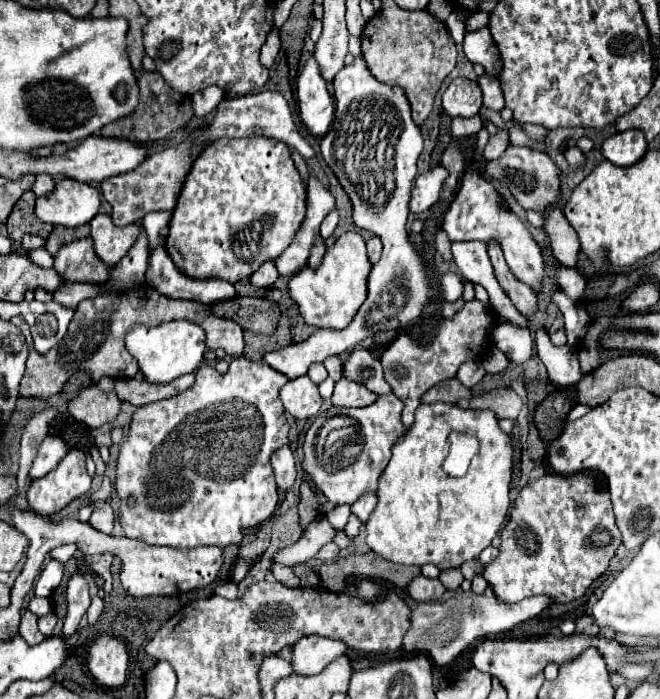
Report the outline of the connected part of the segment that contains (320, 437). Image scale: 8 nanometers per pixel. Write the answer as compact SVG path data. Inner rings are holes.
M382 395L382 397L378 397L376 399L376 403L372 403L372 405L368 405L368 407L362 407L362 409L348 409L348 407L330 407L328 411L324 411L324 413L320 413L316 419L314 419L314 423L310 425L310 429L308 429L308 433L306 433L306 441L304 441L304 461L302 461L302 469L314 479L314 483L318 485L318 489L334 503L334 505L352 505L356 499L360 499L362 495L366 495L366 493L376 493L376 483L378 483L378 477L382 475L382 471L384 471L384 467L388 465L388 461L390 461L390 449L392 449L392 445L402 437L402 435L406 435L406 427L402 425L402 403L400 403L400 399L396 397L396 395ZM334 415L346 415L350 421L344 421L344 423L350 423L350 425L344 425L344 427L334 427L334 429L330 429L330 427L326 427L326 421L330 419L330 417L334 417Z

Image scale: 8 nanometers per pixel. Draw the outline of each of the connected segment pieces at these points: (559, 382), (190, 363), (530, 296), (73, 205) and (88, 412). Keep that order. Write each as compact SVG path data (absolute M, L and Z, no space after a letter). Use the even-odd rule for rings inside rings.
M542 327L536 329L536 335L538 335L538 355L548 369L548 381L554 387L576 385L578 379L582 379L576 349L572 349L570 345L564 345L564 351L554 347Z
M170 321L162 325L134 325L126 333L126 349L138 361L138 367L148 383L170 383L186 373L194 373L202 361L206 347L204 329L192 321Z
M488 243L488 253L490 253L492 265L494 265L494 275L502 287L502 291L510 297L510 301L518 307L518 311L522 315L530 317L536 311L536 293L530 287L526 287L522 281L518 281L514 277L514 273L506 267L502 249L498 245Z
M62 179L50 195L36 199L36 217L44 223L78 227L94 219L100 207L100 193L88 183Z
M90 385L68 403L68 411L76 421L88 427L100 427L116 419L116 415L120 413L120 405L122 403L114 391L102 391Z

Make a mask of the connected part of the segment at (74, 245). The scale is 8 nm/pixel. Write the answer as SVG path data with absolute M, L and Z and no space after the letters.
M86 237L64 245L56 253L54 271L58 271L66 283L104 283L112 269L96 257L92 239Z

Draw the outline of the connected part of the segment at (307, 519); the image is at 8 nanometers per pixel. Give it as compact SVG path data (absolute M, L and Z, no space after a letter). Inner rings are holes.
M304 481L300 485L300 503L298 503L298 515L300 515L300 527L304 529L318 517L318 499L310 485Z

